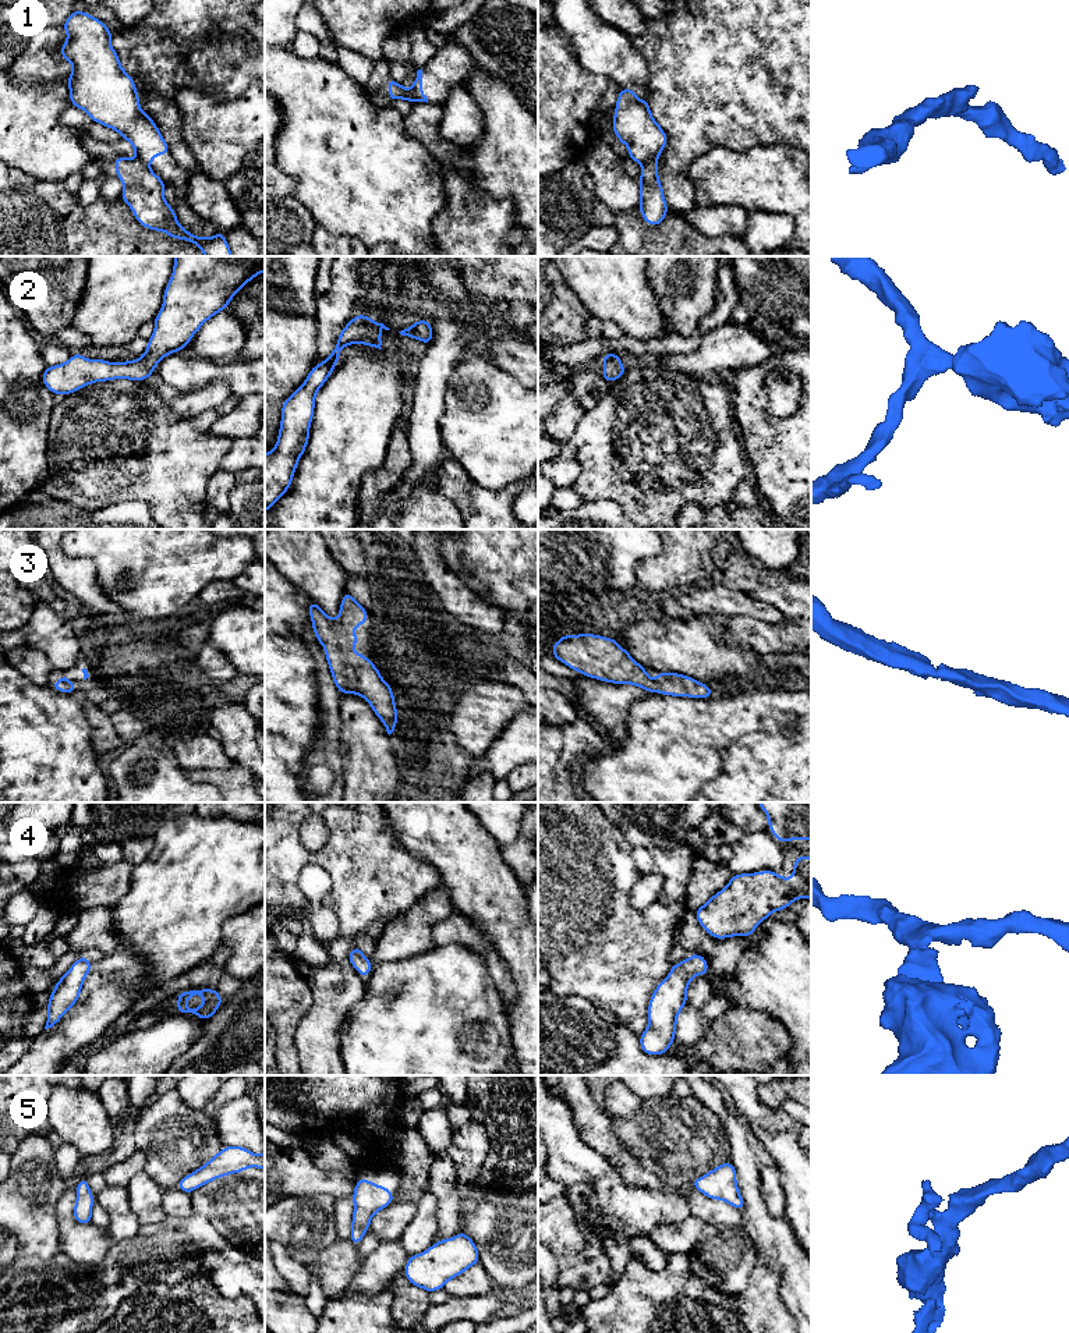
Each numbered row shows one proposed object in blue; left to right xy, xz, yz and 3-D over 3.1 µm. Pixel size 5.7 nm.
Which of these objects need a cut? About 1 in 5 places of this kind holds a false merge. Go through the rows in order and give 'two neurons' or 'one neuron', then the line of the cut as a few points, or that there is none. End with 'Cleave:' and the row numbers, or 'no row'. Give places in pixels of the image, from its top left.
1: two neurons | yz (655, 159), (648, 160), (643, 166)
2: one neuron | no cut
3: one neuron | no cut
4: one neuron | no cut
5: one neuron | no cut
Cleave: 1

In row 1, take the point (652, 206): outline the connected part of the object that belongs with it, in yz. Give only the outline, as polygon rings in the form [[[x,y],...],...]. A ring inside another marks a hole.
[[[656,160],[647,162],[640,176],[640,213],[649,226],[661,226],[669,209],[658,177]]]

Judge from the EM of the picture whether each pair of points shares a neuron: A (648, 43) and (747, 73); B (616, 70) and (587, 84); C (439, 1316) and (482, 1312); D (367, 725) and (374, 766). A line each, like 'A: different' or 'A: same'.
A: same
B: different
C: same
D: same

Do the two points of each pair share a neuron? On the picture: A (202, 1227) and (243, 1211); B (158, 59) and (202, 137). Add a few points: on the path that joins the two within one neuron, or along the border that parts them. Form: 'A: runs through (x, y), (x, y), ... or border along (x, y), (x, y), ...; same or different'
A: border along (194, 1213), (202, 1215), (234, 1247); different
B: border along (211, 94), (202, 89), (183, 88), (173, 98); different

